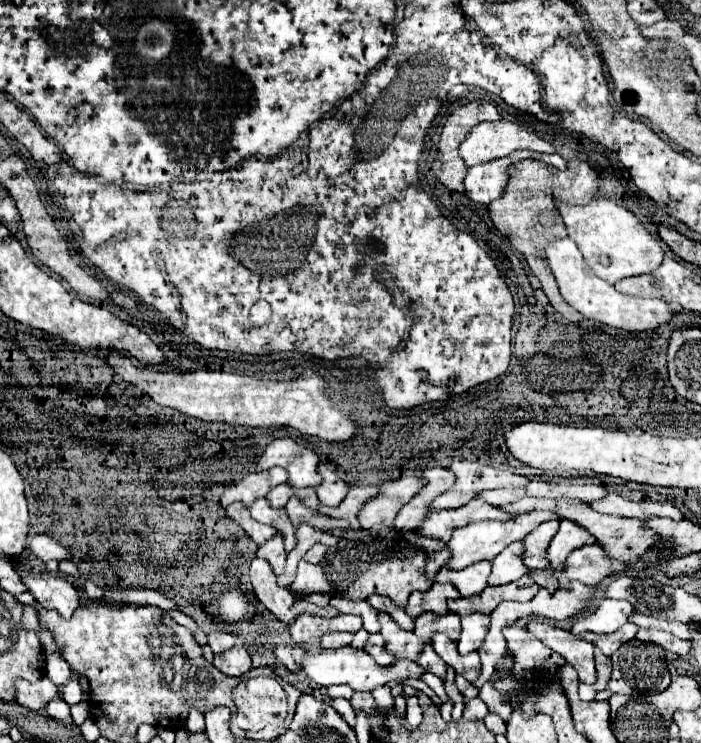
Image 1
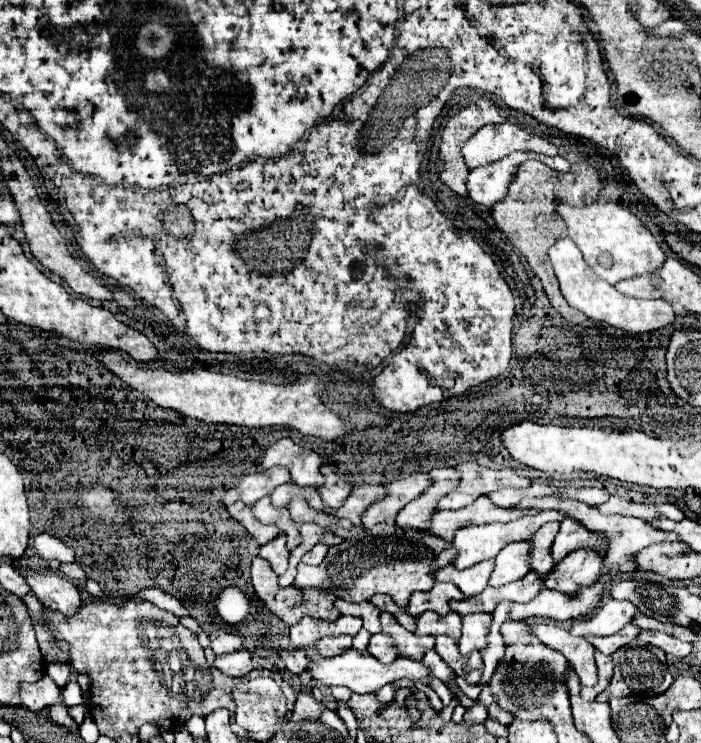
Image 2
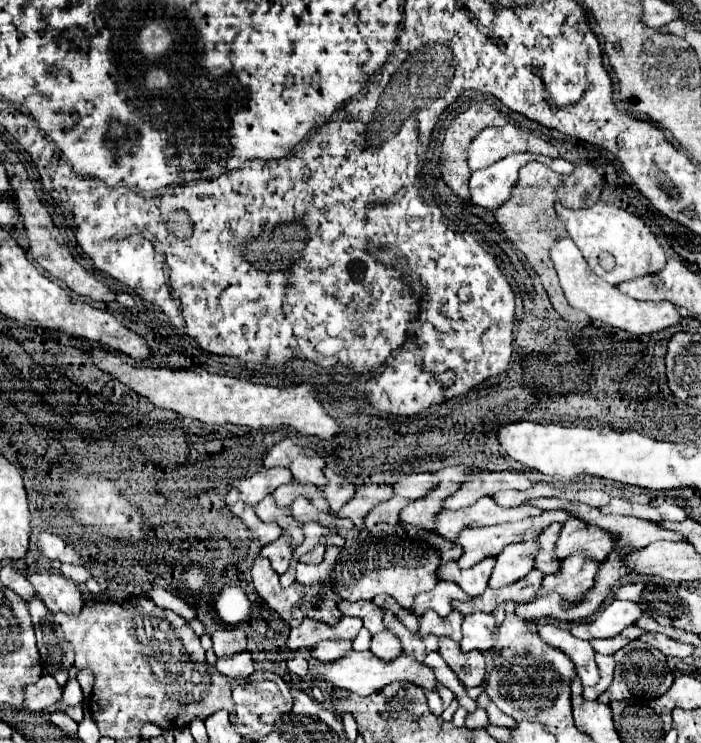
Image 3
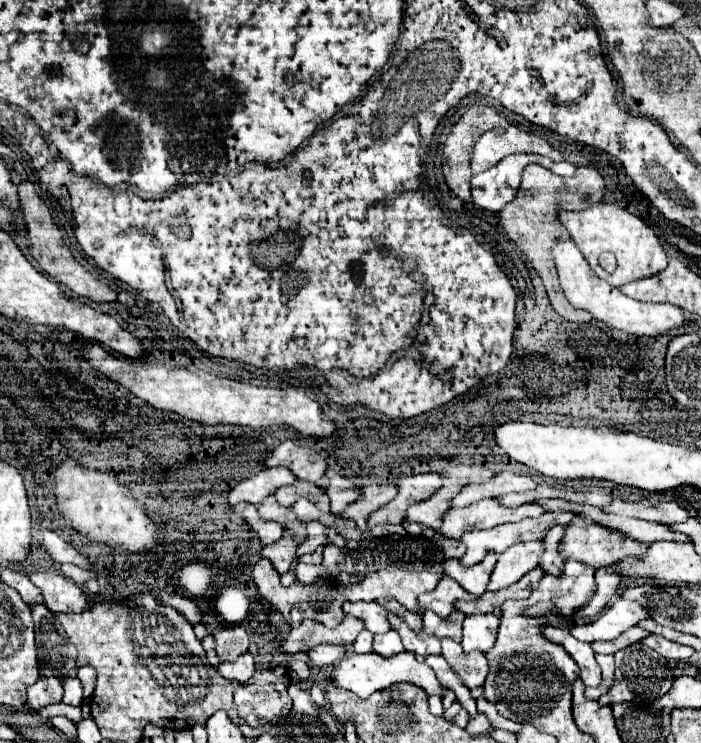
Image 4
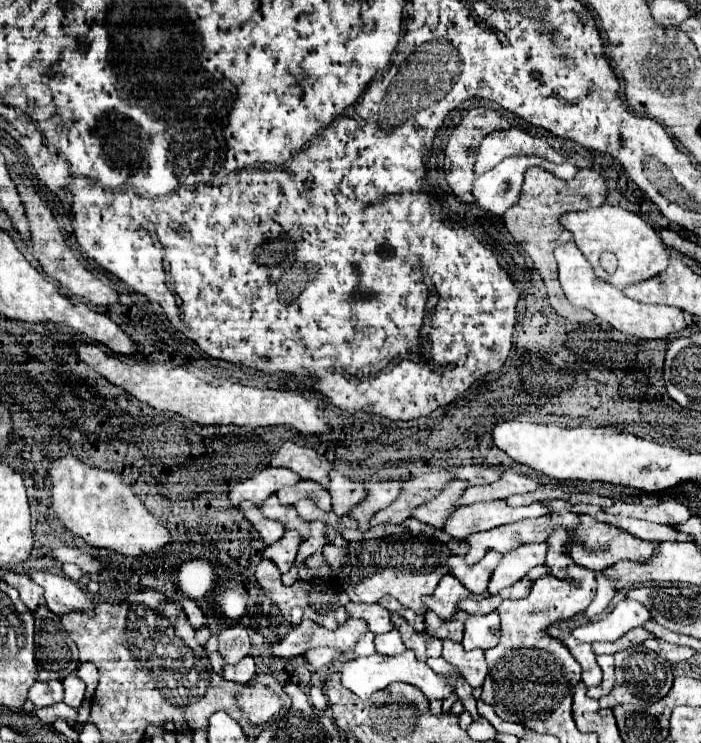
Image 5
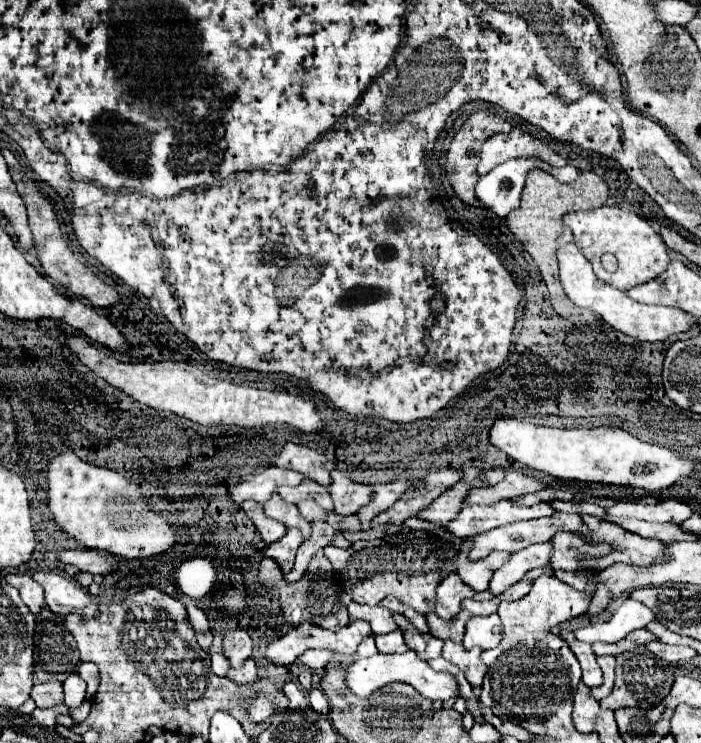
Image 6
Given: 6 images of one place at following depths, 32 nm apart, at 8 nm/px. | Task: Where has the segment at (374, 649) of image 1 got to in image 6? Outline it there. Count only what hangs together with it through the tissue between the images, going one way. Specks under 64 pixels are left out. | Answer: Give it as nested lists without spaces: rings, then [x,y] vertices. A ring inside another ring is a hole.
[[[394,630],[384,636],[376,636],[376,646],[382,654],[404,654],[408,650],[400,630]]]

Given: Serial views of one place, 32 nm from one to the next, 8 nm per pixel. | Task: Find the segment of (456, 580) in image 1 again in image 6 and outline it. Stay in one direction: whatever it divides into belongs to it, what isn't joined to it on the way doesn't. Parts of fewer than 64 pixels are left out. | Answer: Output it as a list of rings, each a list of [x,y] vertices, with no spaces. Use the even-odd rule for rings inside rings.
[[[492,552],[488,558],[484,560],[468,560],[466,556],[458,556],[456,564],[458,564],[458,574],[462,576],[462,580],[474,588],[476,592],[482,592],[488,588],[492,574],[496,572],[496,568],[500,568],[502,564],[508,562],[508,556],[512,556],[510,552]]]

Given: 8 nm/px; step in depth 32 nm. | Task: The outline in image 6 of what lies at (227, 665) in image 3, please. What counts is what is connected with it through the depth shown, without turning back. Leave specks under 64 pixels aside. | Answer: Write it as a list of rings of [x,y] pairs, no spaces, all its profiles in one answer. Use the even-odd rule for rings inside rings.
[[[252,658],[246,660],[244,666],[242,666],[240,670],[232,668],[232,670],[228,672],[228,678],[234,680],[236,684],[254,684],[254,682],[258,680],[258,672],[256,672],[256,664],[254,664],[254,660],[252,660]]]

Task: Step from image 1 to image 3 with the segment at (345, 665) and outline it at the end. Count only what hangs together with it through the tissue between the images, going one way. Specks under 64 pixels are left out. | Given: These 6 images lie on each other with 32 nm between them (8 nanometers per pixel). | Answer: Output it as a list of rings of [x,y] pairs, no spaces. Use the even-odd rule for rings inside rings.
[[[350,652],[348,656],[328,662],[328,664],[320,664],[320,672],[318,676],[330,684],[334,684],[336,688],[346,688],[358,696],[370,696],[374,692],[380,692],[384,686],[392,684],[392,682],[412,682],[420,688],[432,690],[436,692],[436,678],[432,668],[428,668],[426,664],[418,662],[414,656],[410,654],[400,654],[392,660],[380,660],[378,656],[374,656],[372,652]]]

